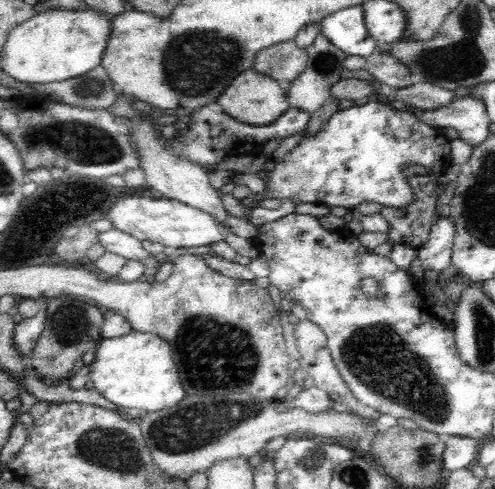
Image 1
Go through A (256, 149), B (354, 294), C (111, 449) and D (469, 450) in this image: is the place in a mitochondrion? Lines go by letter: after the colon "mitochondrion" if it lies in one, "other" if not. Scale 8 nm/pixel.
A: other
B: other
C: mitochondrion
D: other

